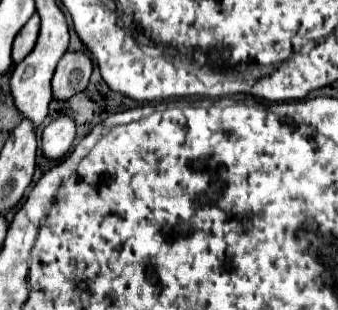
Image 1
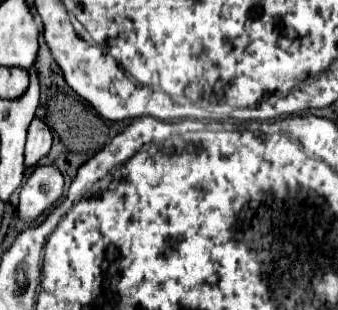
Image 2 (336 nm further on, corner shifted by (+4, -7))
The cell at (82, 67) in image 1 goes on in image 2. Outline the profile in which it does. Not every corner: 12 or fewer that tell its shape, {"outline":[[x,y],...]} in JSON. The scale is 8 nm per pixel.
{"outline":[[33,120],[27,132],[25,168],[51,150],[51,130]]}

